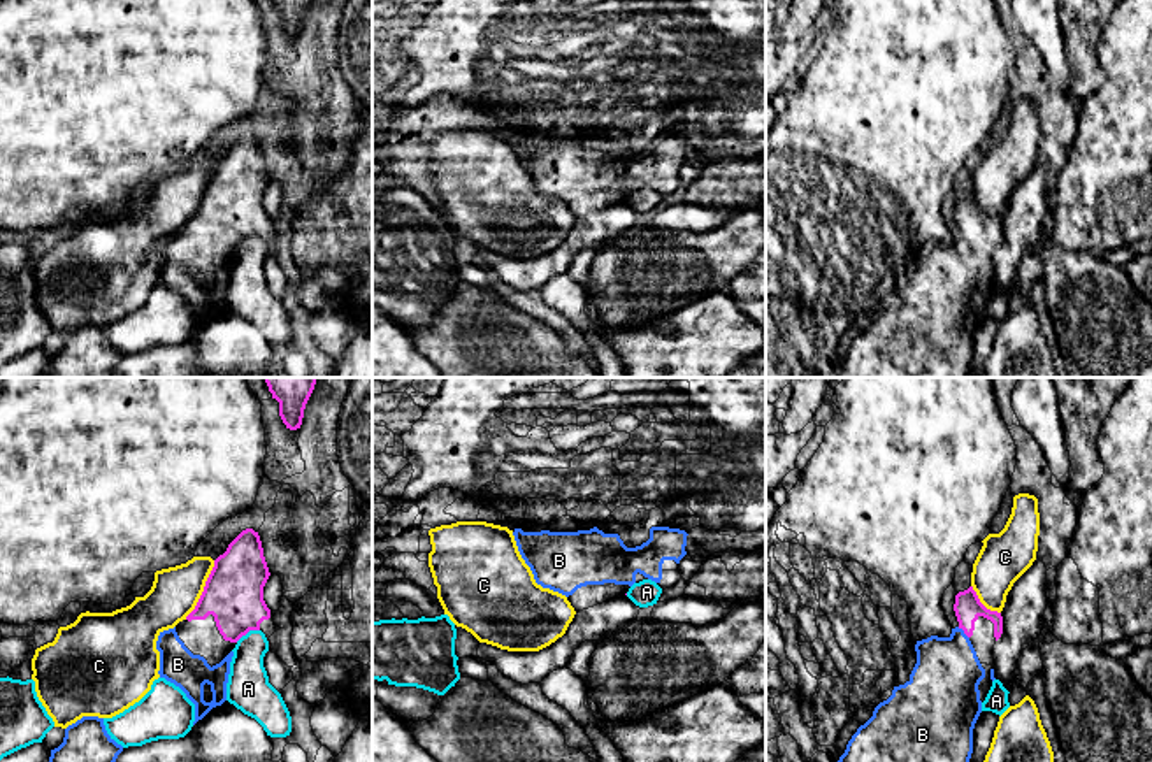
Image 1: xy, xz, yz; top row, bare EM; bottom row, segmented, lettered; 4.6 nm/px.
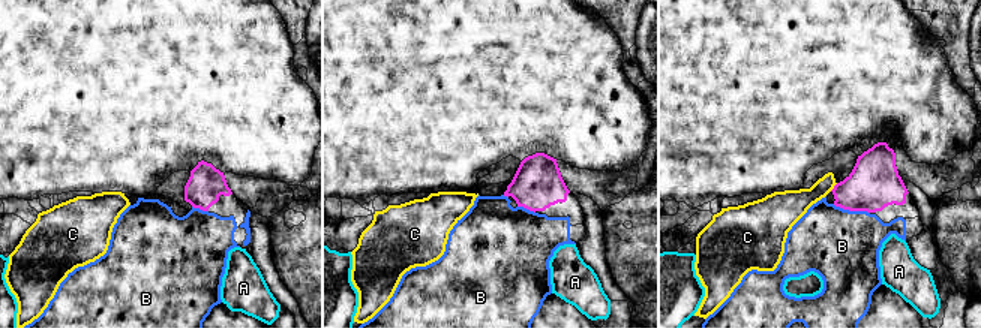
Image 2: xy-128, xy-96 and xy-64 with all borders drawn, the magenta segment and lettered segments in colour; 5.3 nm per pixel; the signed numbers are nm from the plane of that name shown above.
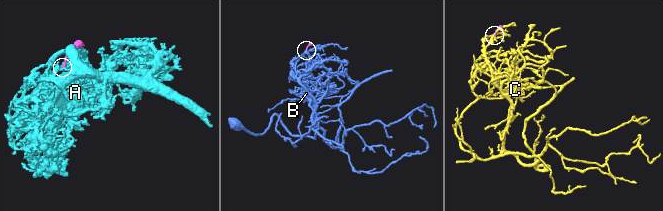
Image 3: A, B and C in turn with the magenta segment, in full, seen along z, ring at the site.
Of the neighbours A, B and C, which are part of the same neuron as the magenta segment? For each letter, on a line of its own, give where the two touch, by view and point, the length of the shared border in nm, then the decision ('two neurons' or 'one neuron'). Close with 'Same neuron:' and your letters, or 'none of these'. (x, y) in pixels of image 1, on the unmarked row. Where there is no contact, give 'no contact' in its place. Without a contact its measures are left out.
A: xy (246, 239) | 130 nm | two neurons
B: yz (964, 239) | 80 nm | one neuron
C: xy (204, 197) | 300 nm | two neurons
Same neuron: B

